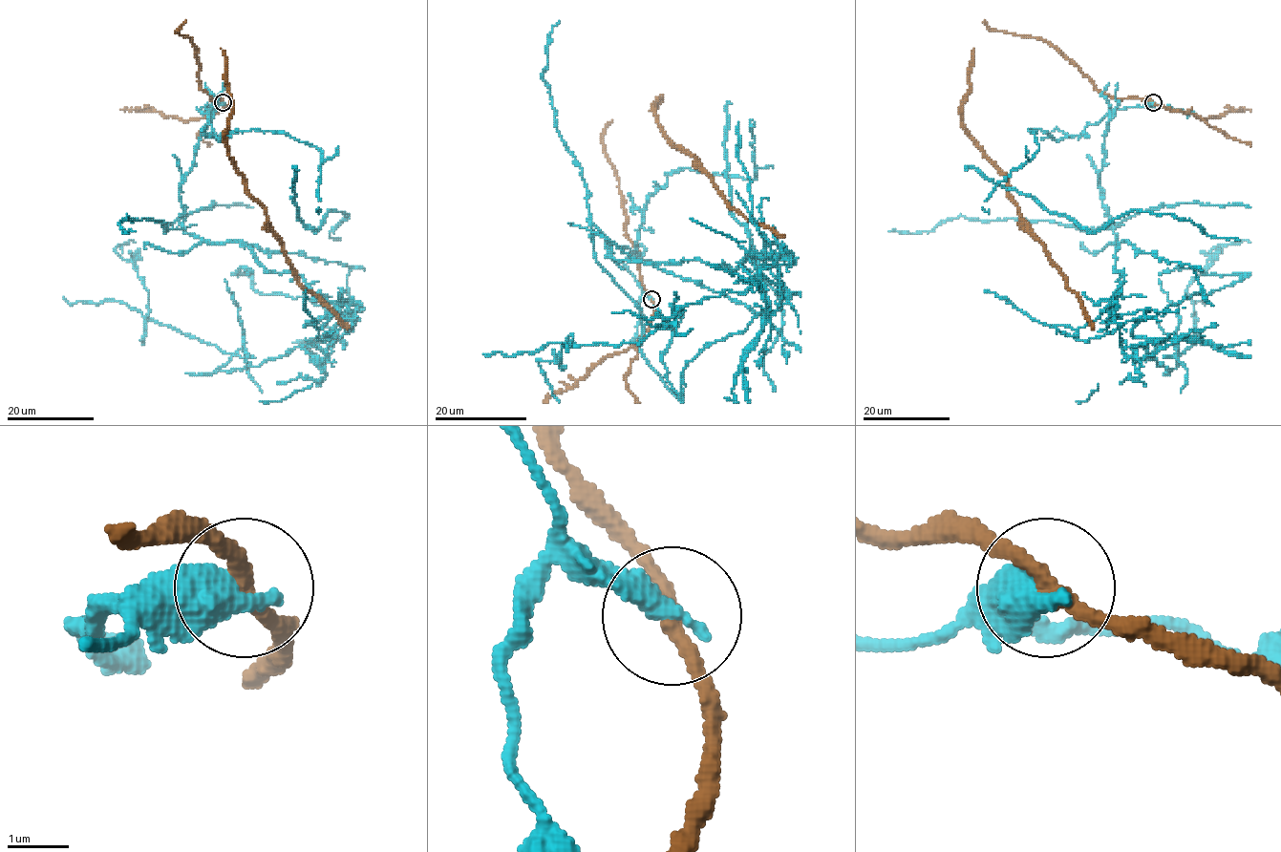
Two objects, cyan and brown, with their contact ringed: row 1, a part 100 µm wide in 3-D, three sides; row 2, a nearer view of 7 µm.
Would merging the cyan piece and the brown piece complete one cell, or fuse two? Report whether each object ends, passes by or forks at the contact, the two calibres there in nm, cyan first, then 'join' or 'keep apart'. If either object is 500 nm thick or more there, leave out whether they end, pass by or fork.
calibres 550 and 260 nm; keep apart

